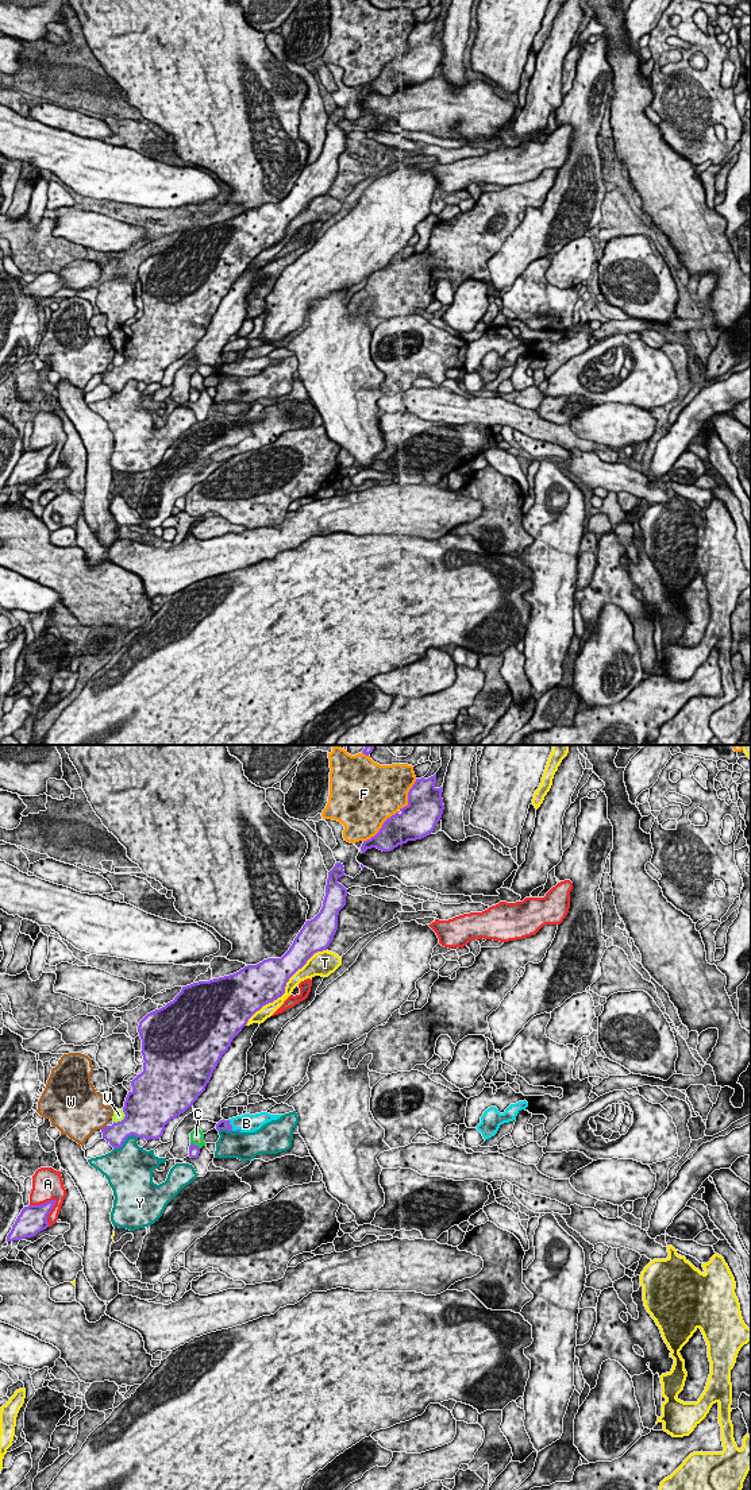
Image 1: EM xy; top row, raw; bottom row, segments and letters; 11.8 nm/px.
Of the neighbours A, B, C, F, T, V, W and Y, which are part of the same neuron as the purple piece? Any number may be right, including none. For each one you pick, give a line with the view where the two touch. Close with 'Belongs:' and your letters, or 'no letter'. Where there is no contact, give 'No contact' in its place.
B: Touches purple in xy
Belongs: B

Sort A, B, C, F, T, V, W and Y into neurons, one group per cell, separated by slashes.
A / B / C / F / T / V / W / Y

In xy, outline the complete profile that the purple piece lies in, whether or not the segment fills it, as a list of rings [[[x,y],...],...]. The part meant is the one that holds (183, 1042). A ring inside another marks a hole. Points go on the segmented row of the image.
[[[336,862],[328,872],[320,912],[305,922],[281,958],[267,958],[257,965],[247,965],[234,974],[182,987],[173,1001],[147,1014],[139,1022],[143,1072],[130,1081],[132,1091],[124,1101],[124,1119],[101,1128],[103,1139],[113,1149],[122,1147],[131,1135],[146,1140],[159,1139],[165,1126],[192,1107],[205,1091],[222,1055],[249,1019],[263,1005],[281,997],[289,978],[315,953],[327,950],[338,930],[339,911],[346,906],[347,889],[338,883],[339,877],[346,876],[343,869],[343,864]]]

